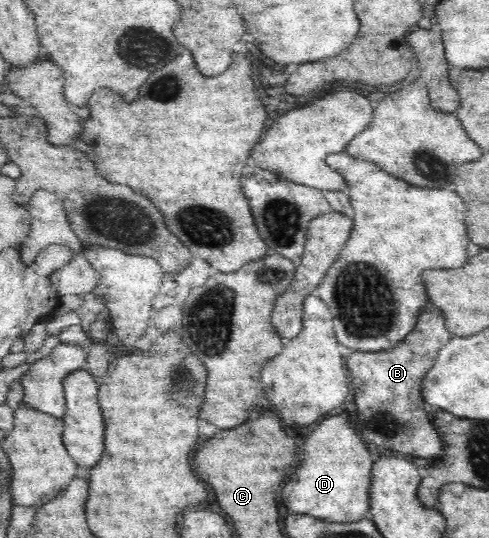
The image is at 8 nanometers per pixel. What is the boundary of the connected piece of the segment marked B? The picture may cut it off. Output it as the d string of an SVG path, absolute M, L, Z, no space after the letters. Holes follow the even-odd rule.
M438 308L424 312L406 338L390 350L354 351L348 358L352 386L358 406L358 432L380 448L418 458L434 458L442 452L442 440L430 422L422 400L422 378L434 366L438 350L448 344L450 332ZM380 428L380 430L372 430ZM406 444L406 446L404 446Z

